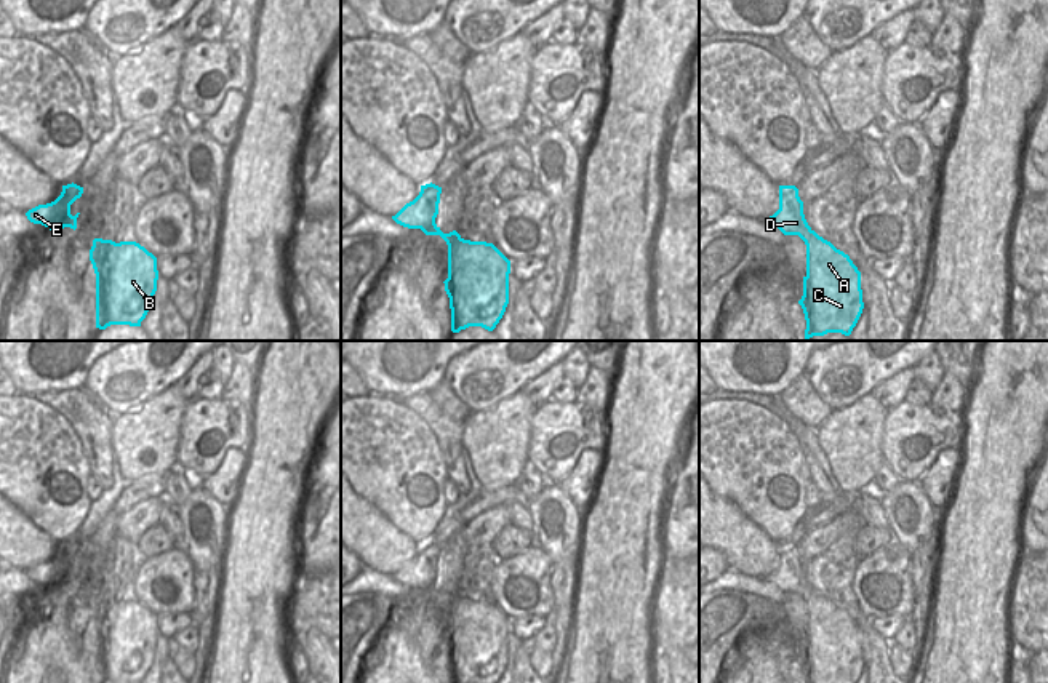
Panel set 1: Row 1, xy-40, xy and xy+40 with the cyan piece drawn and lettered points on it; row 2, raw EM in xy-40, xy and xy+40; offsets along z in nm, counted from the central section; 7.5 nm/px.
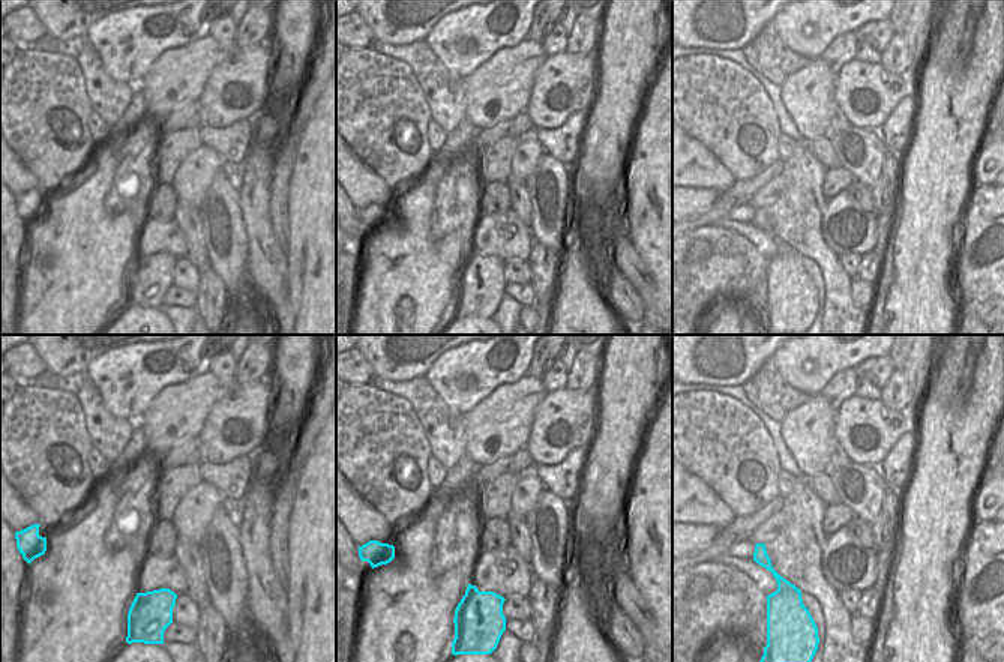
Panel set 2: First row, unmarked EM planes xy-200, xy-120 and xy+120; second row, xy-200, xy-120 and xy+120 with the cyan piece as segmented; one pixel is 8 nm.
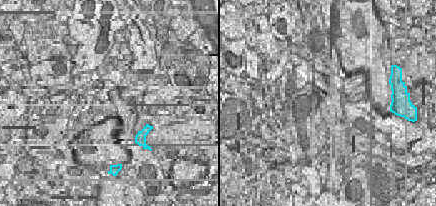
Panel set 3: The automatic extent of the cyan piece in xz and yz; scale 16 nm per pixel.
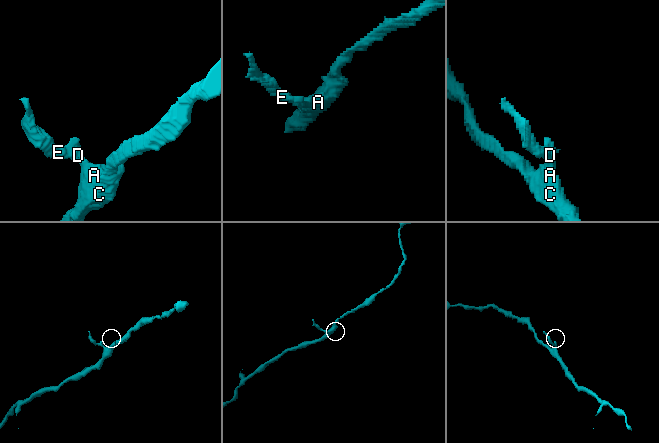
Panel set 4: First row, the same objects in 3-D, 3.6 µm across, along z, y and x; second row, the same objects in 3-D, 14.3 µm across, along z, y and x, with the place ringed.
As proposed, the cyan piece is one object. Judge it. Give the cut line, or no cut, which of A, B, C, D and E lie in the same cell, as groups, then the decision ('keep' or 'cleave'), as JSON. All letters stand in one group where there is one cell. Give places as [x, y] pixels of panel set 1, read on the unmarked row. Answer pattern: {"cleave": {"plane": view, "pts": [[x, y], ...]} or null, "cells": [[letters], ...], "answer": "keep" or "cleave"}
{"cleave": {"plane": "xy", "pts": [[458, 592], [448, 605]]}, "cells": [["A", "B", "C"], ["D", "E"]], "answer": "cleave"}

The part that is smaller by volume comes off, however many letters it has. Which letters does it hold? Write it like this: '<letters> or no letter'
D, E.

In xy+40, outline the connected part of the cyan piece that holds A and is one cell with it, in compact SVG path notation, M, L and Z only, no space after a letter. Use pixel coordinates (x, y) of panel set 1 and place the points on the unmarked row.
M818 592L806 605L806 633L798 662L806 683L856 683L864 667L861 630L848 613Z

